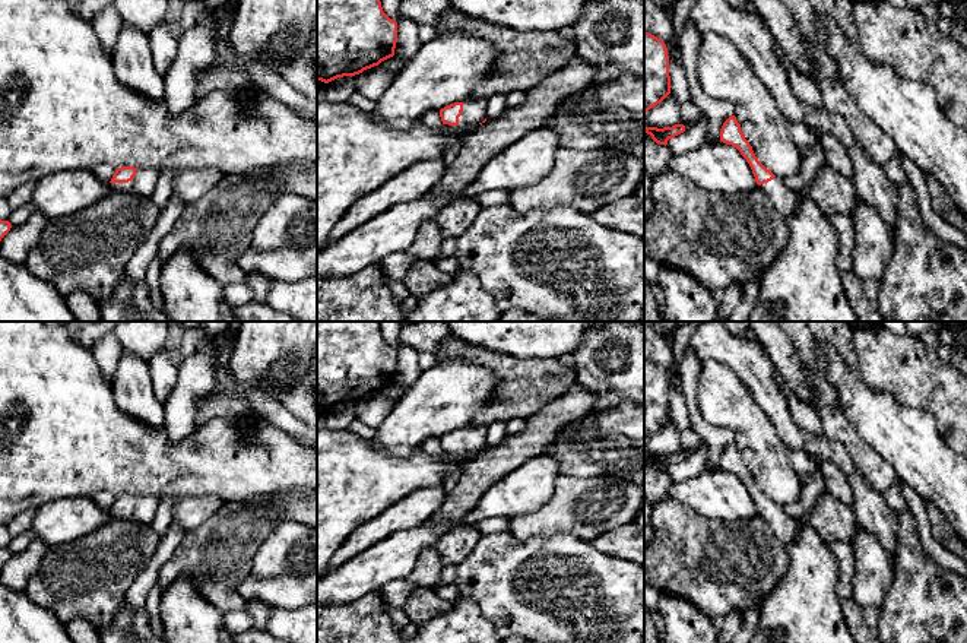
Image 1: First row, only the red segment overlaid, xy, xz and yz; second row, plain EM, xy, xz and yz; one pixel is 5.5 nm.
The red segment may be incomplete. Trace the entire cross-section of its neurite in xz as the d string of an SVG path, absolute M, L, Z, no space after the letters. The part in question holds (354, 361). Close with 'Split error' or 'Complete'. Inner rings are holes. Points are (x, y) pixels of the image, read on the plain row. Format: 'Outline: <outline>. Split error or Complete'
Outline: M317 322L317 408L355 403L394 383L397 349L381 335L381 322Z. Complete

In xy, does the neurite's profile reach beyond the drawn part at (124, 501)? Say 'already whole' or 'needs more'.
needs more

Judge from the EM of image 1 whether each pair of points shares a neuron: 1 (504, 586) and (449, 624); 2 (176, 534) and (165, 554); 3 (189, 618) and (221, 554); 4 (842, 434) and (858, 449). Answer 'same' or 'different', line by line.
1: different
2: same
3: different
4: same

